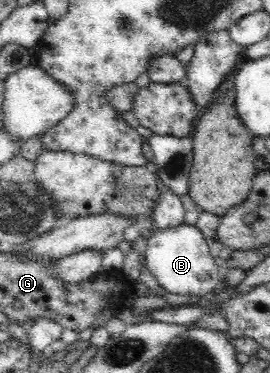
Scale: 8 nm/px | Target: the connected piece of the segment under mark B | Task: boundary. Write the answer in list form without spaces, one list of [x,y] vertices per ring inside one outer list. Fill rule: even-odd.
[[[185,222],[177,227],[153,228],[147,239],[144,257],[147,267],[159,283],[162,292],[173,295],[210,295],[215,294],[222,283],[219,267],[211,255],[208,240],[196,225]]]

